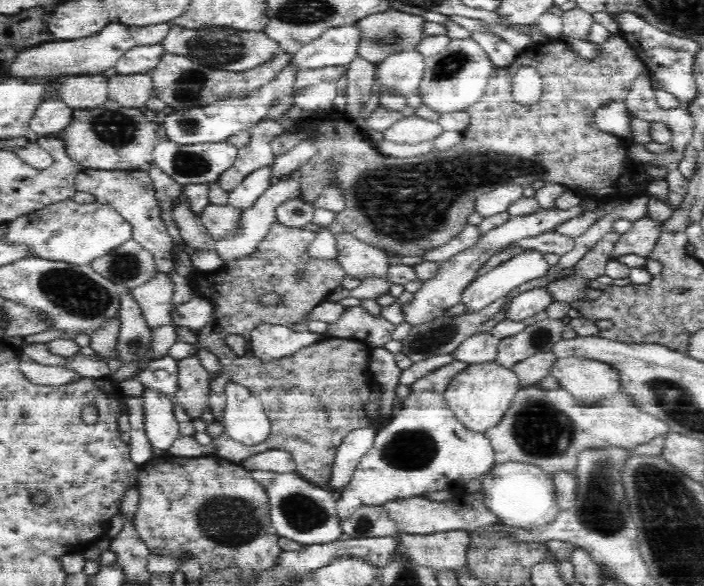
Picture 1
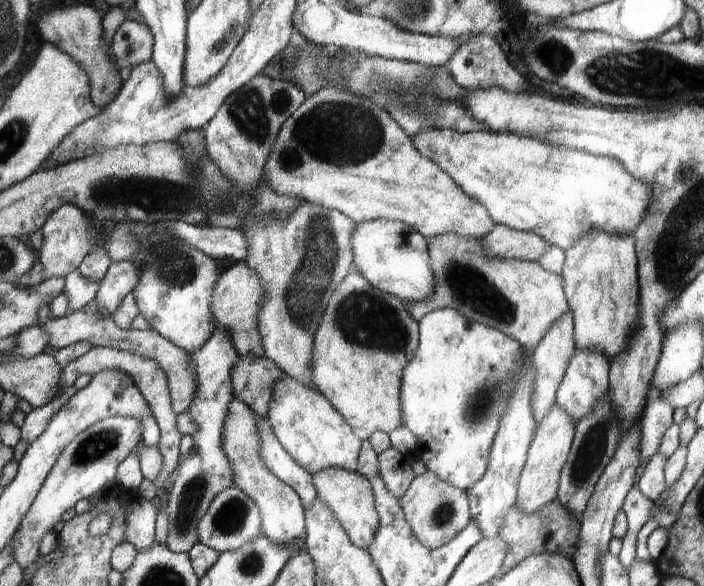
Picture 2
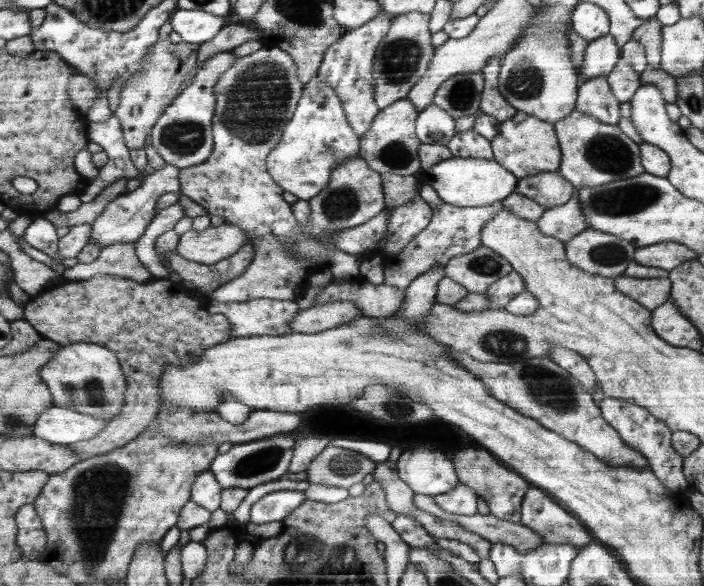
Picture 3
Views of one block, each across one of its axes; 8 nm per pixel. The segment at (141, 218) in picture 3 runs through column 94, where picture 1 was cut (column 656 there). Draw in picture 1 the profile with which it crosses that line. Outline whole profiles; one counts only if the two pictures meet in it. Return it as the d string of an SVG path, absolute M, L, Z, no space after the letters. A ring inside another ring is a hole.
M642 217L632 223L628 232L622 233L618 242L614 244L613 256L628 256L628 254L638 254L646 257L646 254L654 248L654 244L659 239L658 223Z

